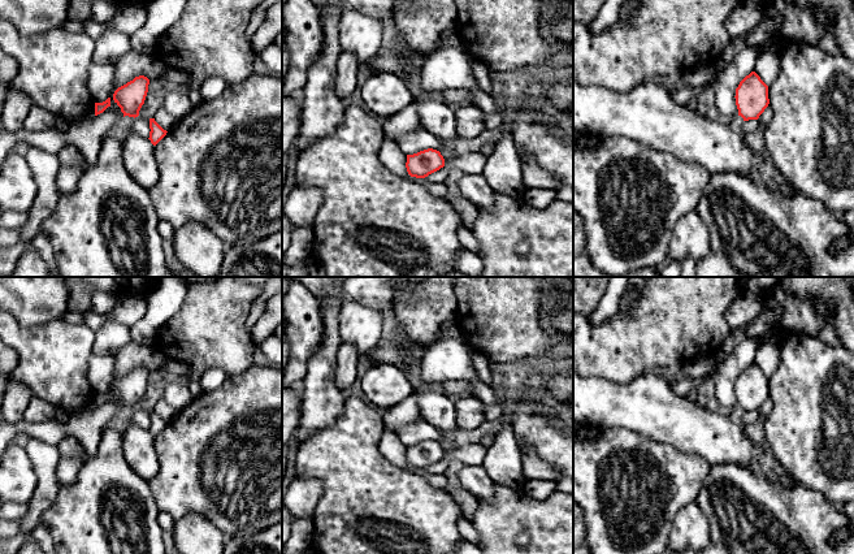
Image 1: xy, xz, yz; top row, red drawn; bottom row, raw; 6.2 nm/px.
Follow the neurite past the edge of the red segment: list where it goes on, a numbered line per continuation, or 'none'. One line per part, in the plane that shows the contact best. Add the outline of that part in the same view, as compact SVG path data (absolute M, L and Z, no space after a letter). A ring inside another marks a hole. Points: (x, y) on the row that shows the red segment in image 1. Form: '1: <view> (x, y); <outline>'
none

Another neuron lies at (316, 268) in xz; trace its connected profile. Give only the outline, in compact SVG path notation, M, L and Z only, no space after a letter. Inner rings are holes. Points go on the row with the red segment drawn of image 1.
M312 254L305 263L309 268L309 277L326 277L324 264L317 255Z

